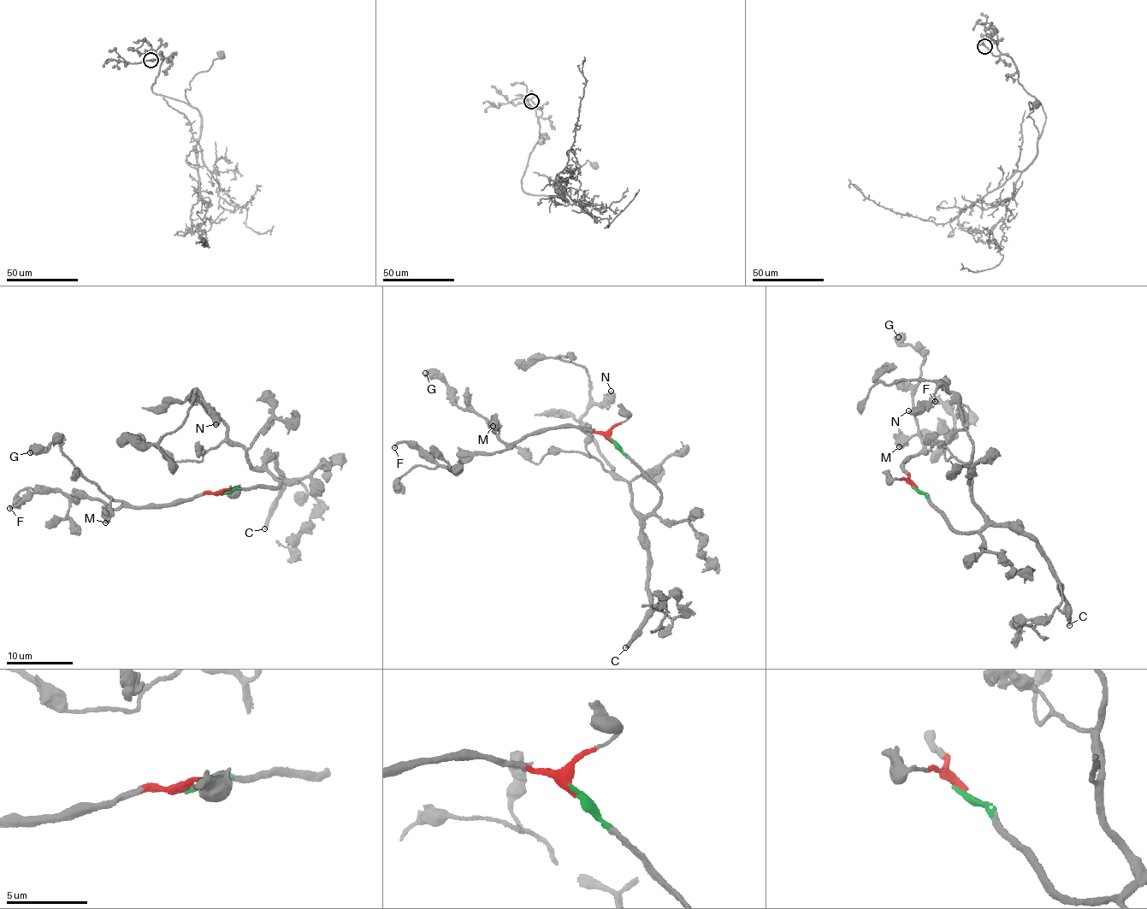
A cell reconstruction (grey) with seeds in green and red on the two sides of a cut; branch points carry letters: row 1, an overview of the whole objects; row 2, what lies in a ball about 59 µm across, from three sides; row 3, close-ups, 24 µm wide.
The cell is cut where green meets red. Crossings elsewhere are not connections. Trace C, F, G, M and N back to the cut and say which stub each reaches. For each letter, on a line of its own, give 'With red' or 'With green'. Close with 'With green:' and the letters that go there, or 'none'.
C: With green
F: With red
G: With red
M: With red
N: With green
With green: C, N

